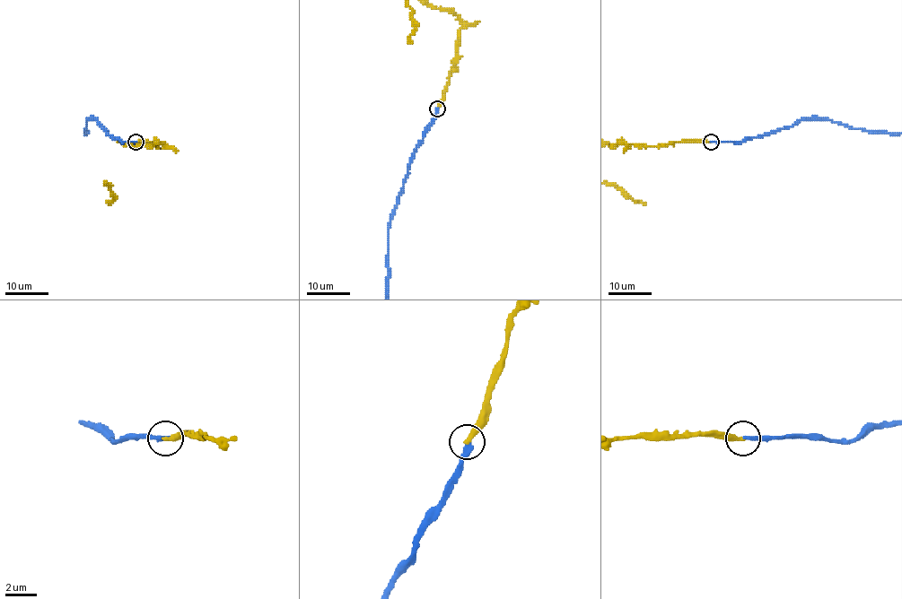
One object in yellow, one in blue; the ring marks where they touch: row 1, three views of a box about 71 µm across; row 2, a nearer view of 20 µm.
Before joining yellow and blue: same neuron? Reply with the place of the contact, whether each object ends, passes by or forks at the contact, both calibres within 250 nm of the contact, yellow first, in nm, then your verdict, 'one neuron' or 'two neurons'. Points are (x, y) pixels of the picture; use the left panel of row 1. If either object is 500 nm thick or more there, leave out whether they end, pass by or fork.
place (135, 142); yellow ends; blue ends; calibres 320 and 280 nm; two neurons

